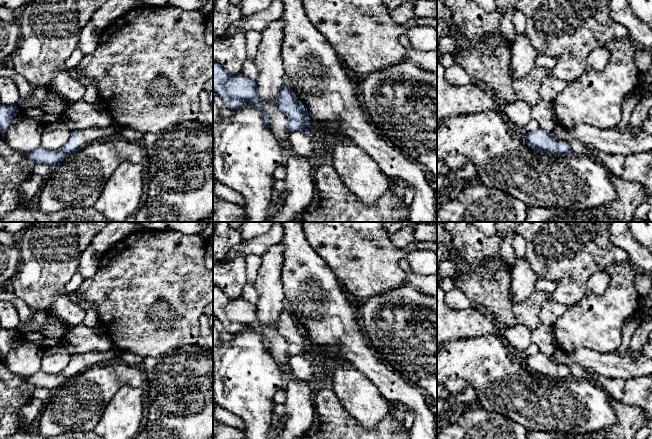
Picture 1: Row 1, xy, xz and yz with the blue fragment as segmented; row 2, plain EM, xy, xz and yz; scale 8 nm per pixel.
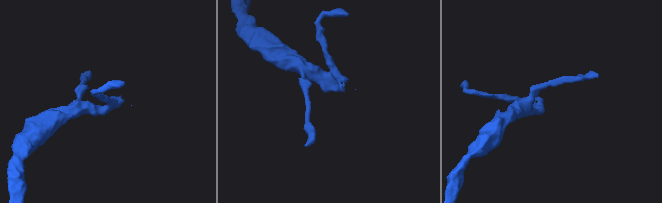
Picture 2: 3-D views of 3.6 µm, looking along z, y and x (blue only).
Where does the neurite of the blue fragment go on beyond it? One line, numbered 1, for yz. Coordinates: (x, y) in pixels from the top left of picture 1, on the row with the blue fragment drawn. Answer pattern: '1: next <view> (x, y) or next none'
1: next none

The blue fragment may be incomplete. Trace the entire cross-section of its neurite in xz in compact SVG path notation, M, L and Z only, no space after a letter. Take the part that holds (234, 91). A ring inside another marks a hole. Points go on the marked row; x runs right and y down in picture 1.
M213 61L213 90L225 106L233 111L245 103L250 103L262 112L265 128L269 128L269 117L257 94L257 82L242 74L231 76L219 63Z

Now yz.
M541 128L533 132L523 133L522 137L531 148L538 151L563 155L571 153L568 142L556 141L550 132L542 130Z

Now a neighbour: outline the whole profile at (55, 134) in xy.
M62 120L51 122L44 125L40 146L49 150L57 150L68 141L70 134L71 131Z

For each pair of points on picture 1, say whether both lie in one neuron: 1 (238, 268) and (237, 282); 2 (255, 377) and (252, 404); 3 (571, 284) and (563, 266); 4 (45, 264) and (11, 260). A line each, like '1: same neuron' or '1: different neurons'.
1: same neuron
2: same neuron
3: same neuron
4: different neurons

